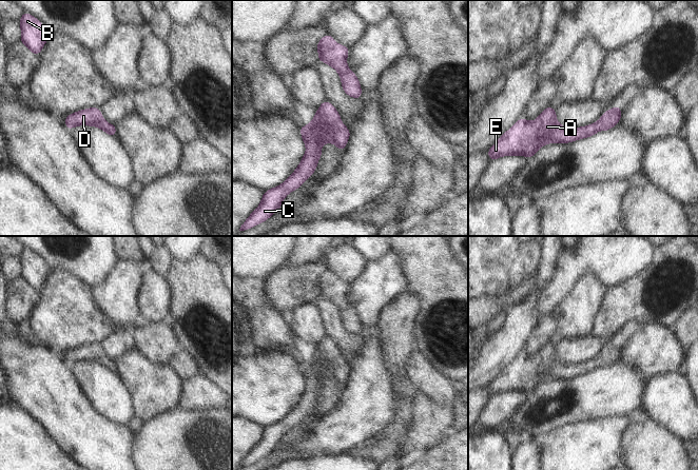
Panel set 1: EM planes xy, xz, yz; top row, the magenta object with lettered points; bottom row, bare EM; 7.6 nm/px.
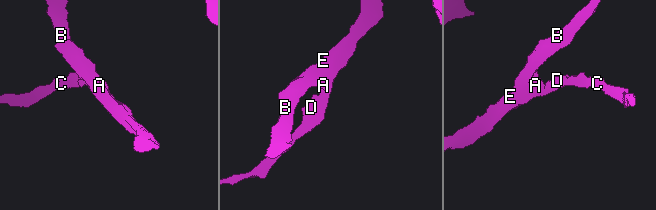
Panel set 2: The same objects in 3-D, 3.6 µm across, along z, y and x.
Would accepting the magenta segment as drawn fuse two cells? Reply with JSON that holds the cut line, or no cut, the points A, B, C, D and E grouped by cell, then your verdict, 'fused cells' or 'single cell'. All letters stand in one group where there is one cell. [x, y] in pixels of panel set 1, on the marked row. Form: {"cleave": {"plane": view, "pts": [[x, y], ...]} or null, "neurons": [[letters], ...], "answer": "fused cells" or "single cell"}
{"cleave": null, "neurons": [["A", "B", "C", "D", "E"]], "answer": "single cell"}

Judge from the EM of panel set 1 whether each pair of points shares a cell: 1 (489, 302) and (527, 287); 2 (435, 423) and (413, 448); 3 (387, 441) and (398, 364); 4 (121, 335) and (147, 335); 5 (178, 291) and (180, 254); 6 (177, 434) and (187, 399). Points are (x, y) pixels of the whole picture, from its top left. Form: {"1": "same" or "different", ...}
{"1": "same", "2": "same", "3": "same", "4": "different", "5": "different", "6": "different"}

